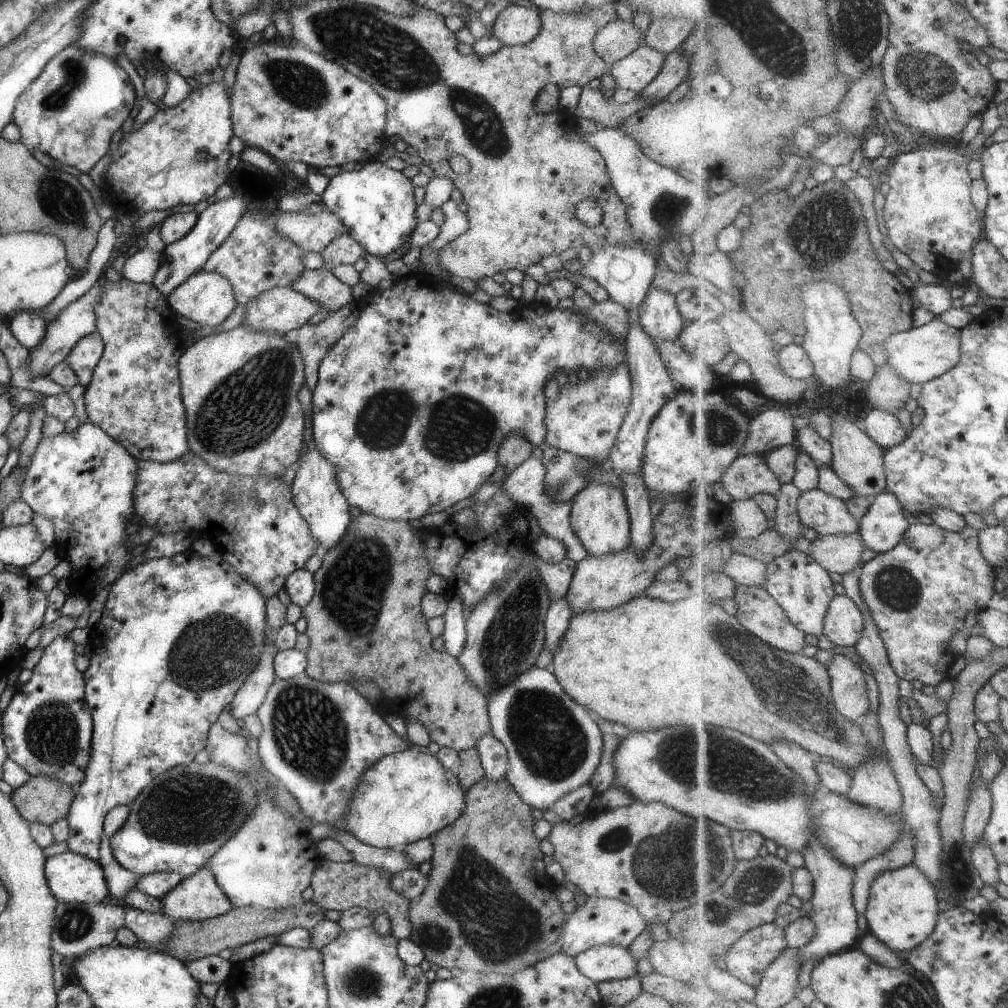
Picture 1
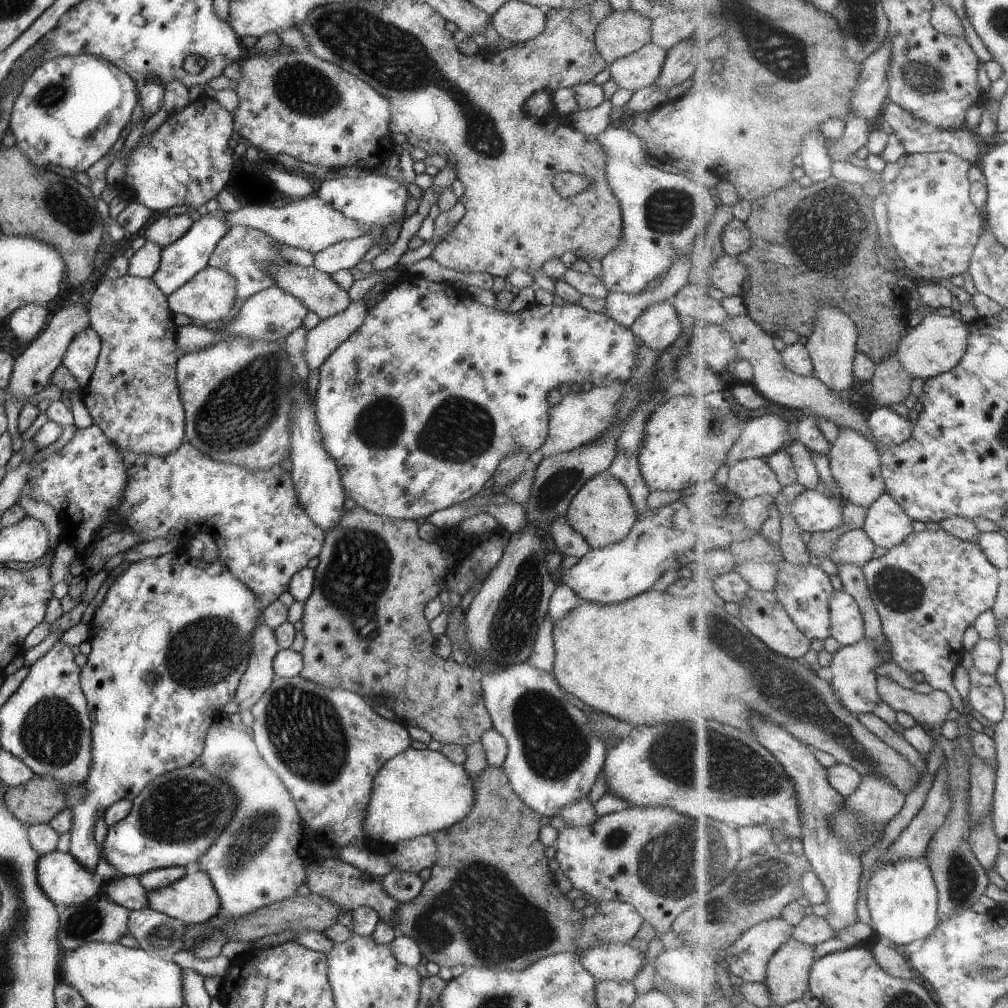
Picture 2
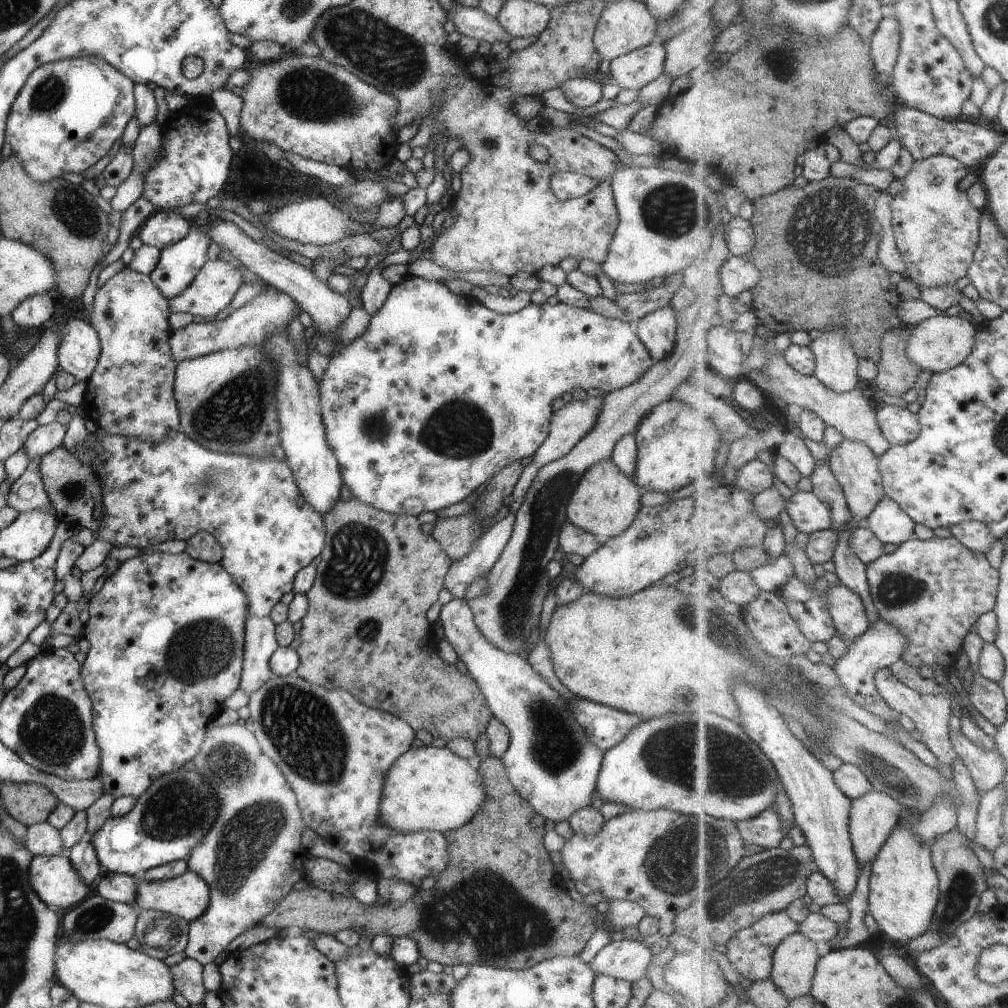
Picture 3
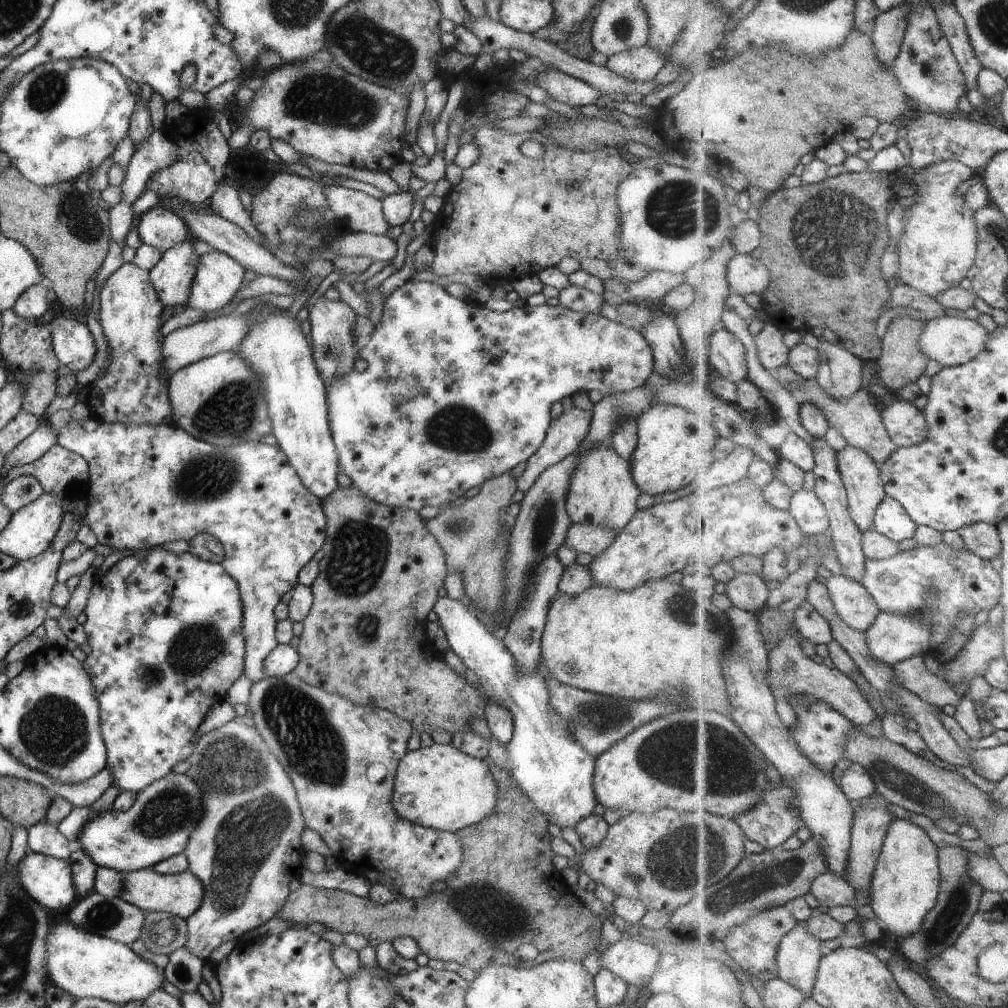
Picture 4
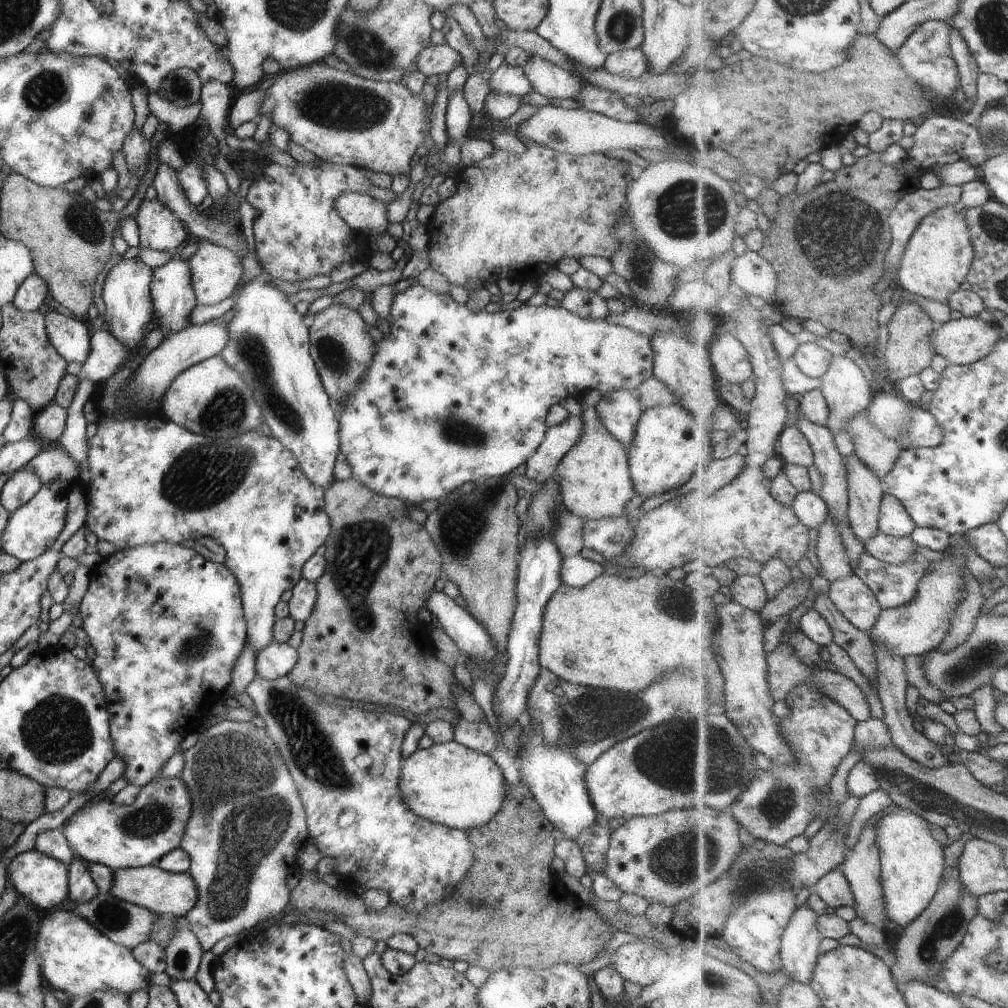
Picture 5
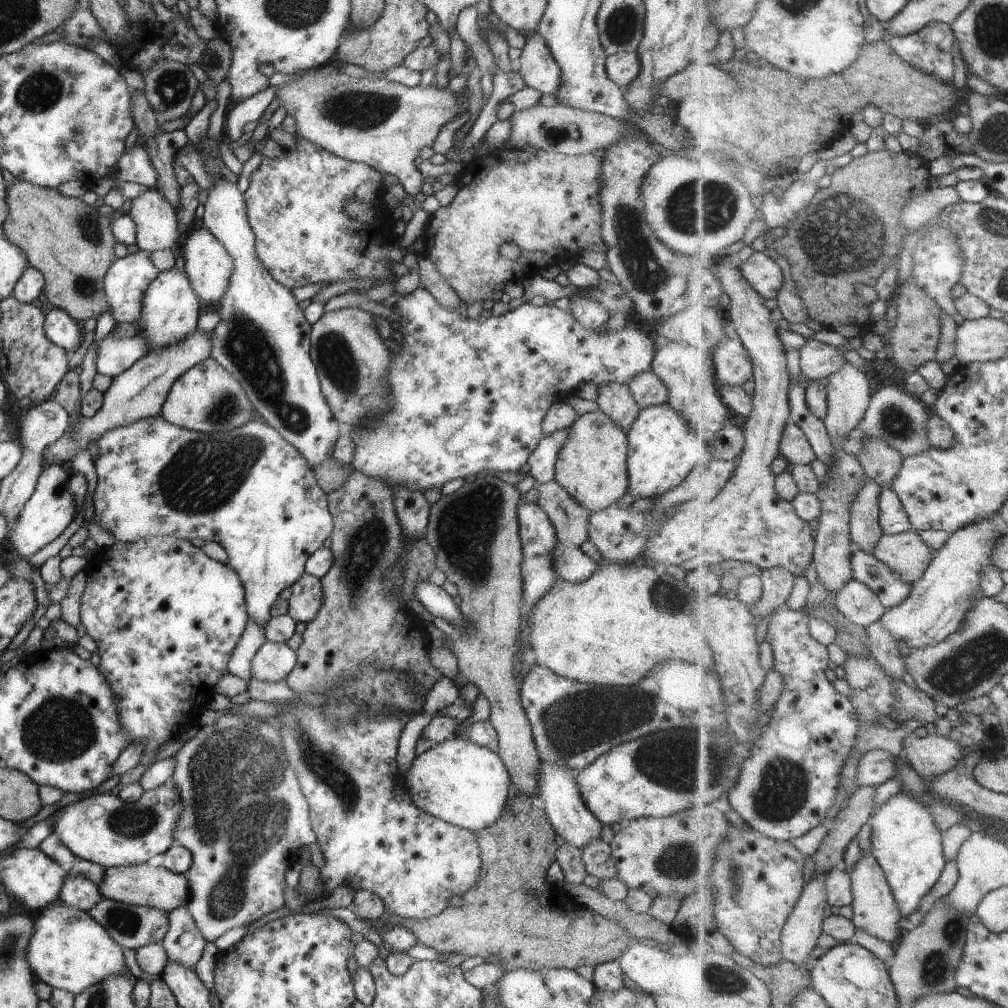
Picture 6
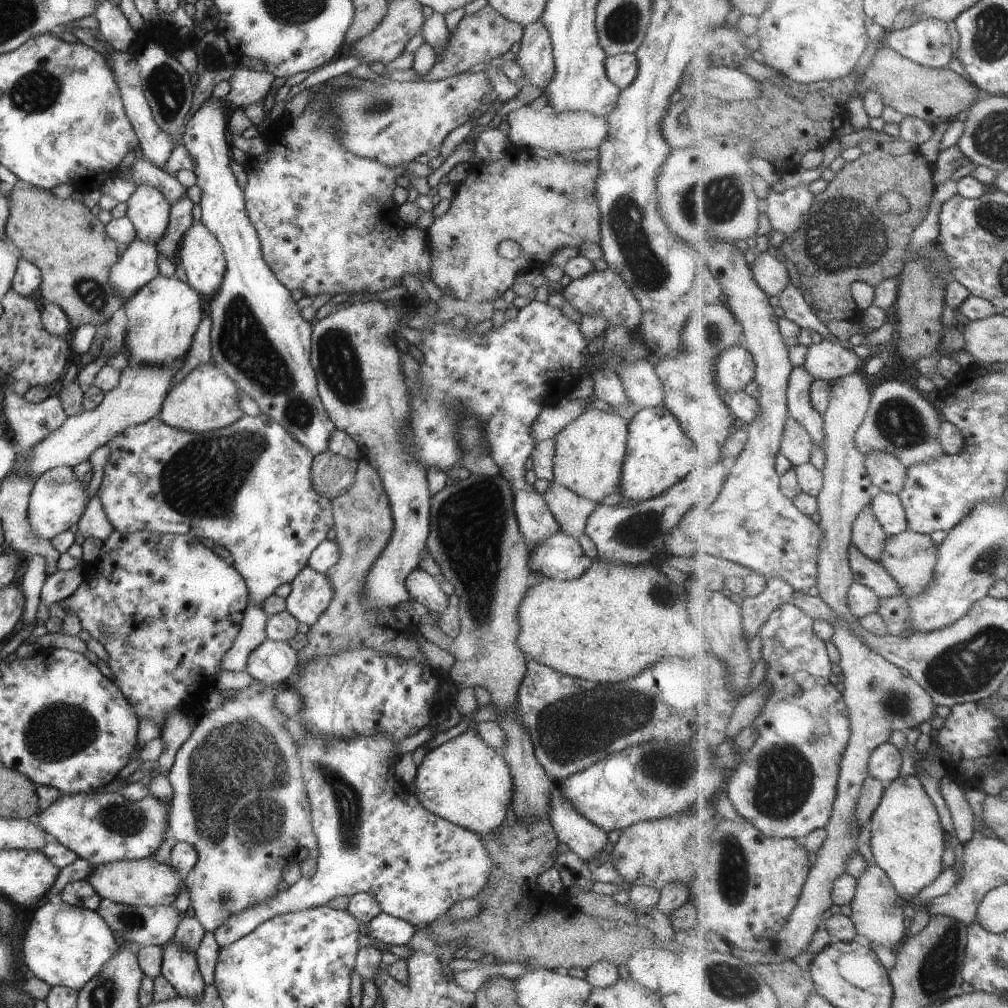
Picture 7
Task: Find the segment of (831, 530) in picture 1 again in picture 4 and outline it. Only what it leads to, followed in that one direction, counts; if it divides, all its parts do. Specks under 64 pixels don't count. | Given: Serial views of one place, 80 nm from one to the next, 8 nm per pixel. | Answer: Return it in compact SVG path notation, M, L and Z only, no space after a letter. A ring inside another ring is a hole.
M797 491L792 498L789 512L808 535L822 535L829 532L830 515L826 504L814 491Z

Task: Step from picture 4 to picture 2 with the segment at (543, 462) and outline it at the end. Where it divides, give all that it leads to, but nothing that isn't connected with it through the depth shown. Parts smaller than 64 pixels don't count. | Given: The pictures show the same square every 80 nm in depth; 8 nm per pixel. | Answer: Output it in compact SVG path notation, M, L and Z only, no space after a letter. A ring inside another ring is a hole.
M614 381L608 385L593 385L589 392L567 393L548 410L548 431L546 439L539 448L542 456L569 452L571 449L594 441L607 427L610 427L615 416L616 404L624 391L624 384Z

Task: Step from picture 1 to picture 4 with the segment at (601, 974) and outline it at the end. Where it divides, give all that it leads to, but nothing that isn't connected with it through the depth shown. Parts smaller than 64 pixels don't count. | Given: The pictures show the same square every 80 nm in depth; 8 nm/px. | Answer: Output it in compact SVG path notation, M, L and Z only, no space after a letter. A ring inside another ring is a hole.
M621 938L609 946L599 959L599 967L619 976L627 984L642 987L656 971L660 947L643 944L630 938Z

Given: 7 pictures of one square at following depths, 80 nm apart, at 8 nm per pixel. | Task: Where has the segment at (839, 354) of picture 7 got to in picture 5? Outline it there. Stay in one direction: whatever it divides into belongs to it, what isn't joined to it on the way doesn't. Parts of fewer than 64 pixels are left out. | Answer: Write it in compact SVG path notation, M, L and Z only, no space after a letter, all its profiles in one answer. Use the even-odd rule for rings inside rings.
M814 341L801 343L793 360L799 370L811 378L822 378L833 362L833 355Z

